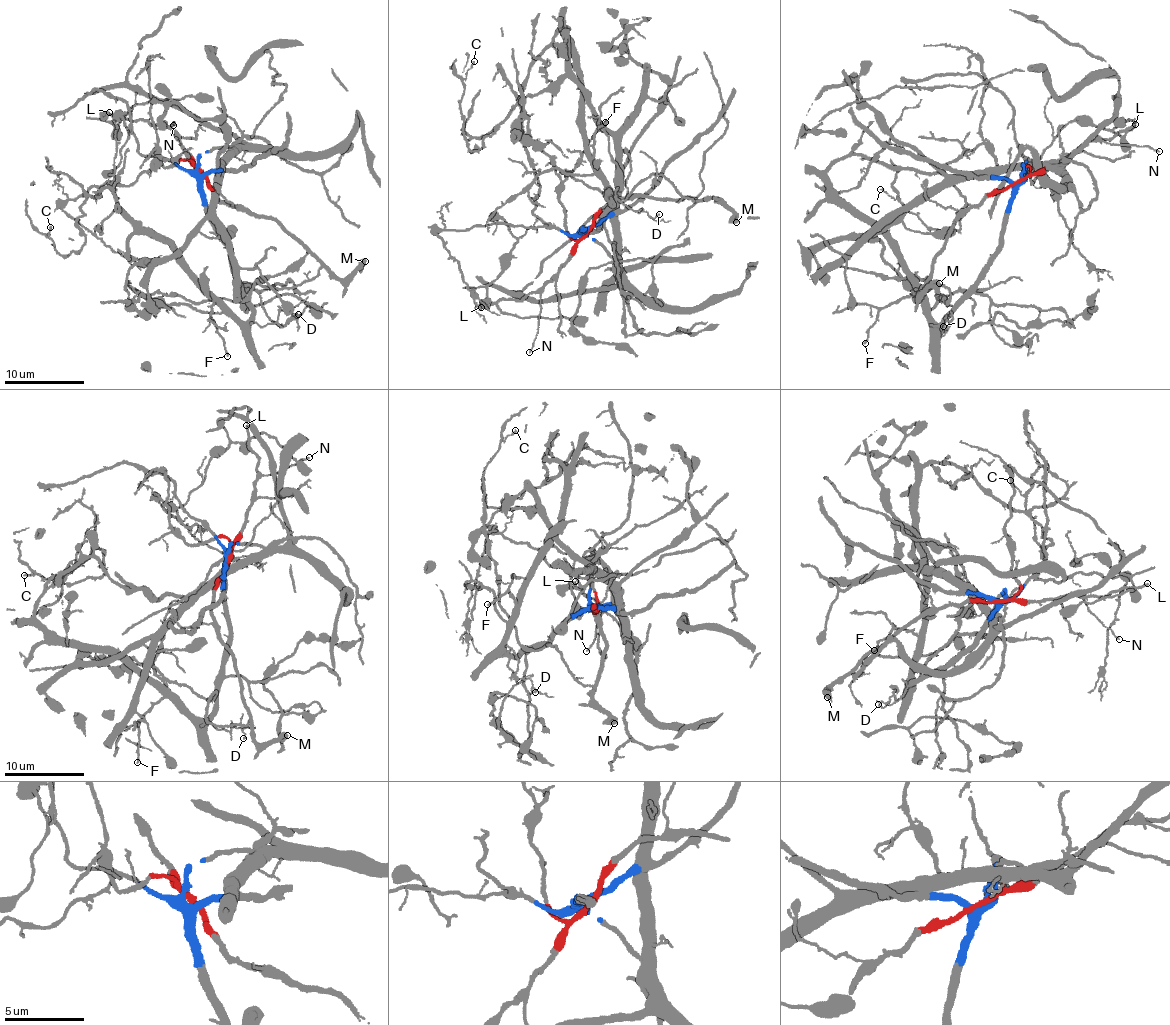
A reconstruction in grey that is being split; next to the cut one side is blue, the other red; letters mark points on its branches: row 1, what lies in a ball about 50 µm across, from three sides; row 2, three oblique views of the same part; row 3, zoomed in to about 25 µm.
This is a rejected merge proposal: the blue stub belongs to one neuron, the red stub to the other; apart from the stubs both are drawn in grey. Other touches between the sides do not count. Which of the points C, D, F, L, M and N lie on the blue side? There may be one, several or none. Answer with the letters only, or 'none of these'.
C, D, F

